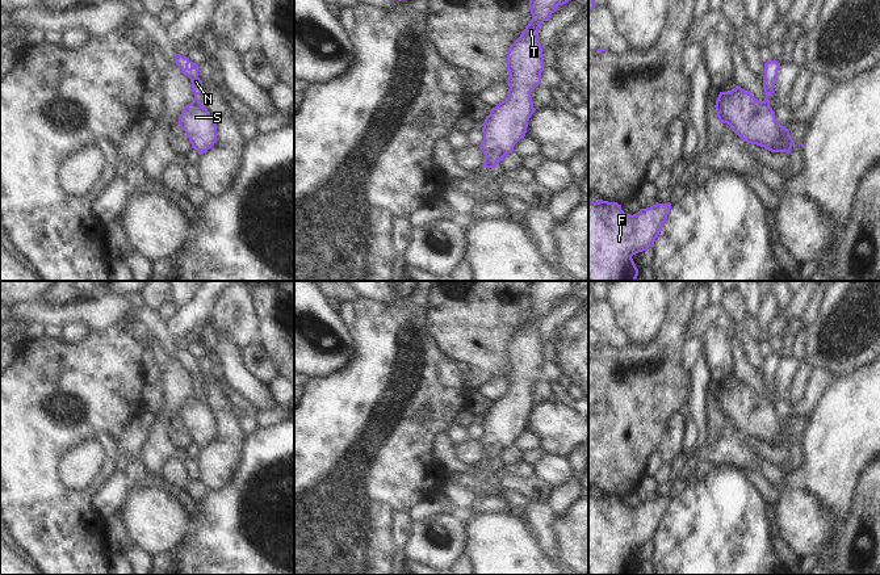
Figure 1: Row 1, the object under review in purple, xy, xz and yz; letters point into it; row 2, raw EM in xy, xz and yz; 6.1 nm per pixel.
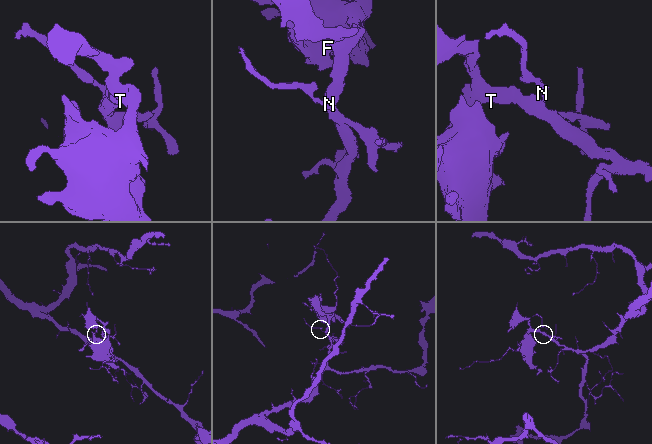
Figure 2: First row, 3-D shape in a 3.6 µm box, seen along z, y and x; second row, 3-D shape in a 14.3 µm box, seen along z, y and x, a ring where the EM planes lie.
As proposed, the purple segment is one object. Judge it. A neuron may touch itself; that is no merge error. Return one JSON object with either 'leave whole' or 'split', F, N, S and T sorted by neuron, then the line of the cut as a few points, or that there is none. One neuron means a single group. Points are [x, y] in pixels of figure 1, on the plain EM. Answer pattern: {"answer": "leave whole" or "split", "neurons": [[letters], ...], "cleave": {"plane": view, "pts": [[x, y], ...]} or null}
{"answer": "split", "neurons": [["F", "S", "T"], ["N"]], "cleave": {"plane": "xy", "pts": [[192, 395], [200, 399]]}}

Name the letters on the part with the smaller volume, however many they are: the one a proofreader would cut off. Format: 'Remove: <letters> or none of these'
Remove: N

